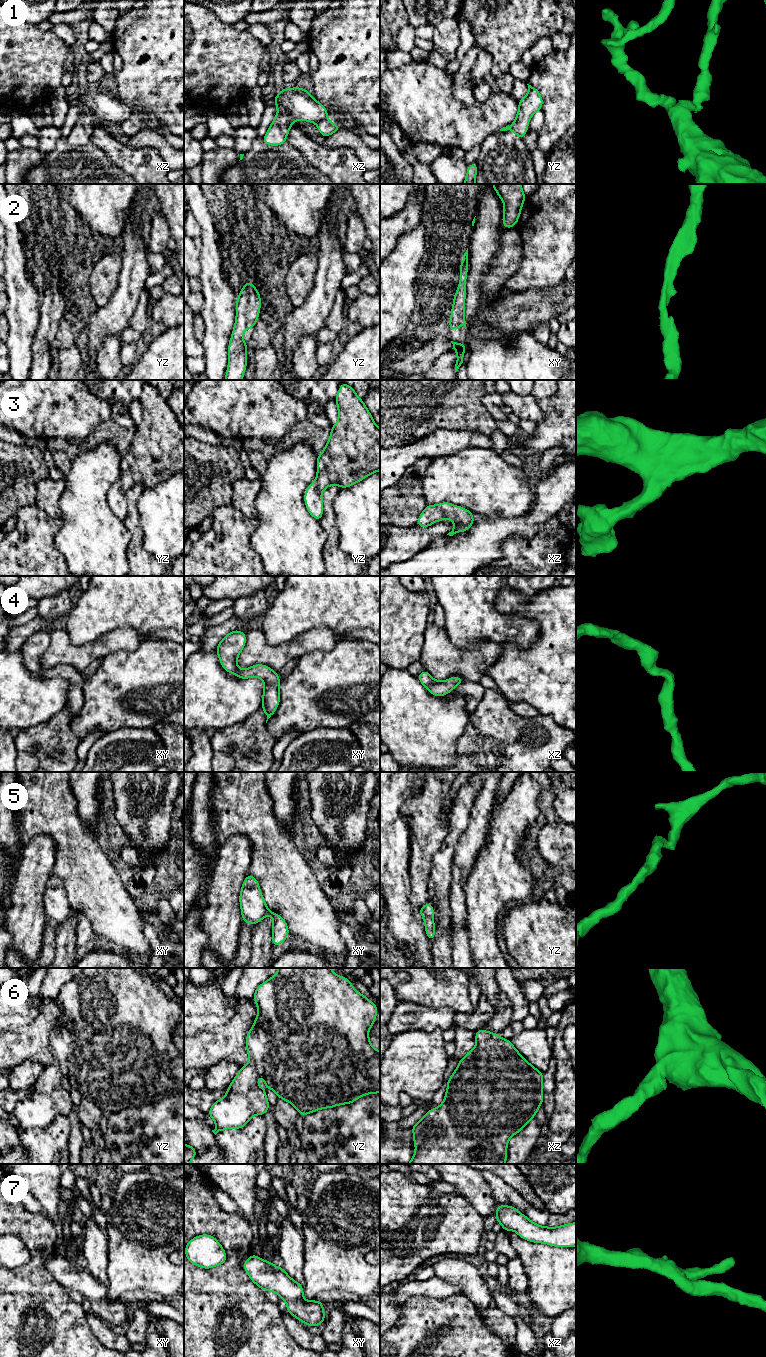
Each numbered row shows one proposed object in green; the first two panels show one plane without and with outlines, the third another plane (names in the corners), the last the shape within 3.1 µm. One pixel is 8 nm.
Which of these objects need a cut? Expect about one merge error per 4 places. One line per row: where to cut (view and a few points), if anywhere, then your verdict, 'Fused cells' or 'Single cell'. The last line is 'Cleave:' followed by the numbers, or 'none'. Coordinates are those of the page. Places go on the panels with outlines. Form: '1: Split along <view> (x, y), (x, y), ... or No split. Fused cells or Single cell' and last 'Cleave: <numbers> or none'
1: Split along xz (325, 117), (316, 123). Fused cells
2: No split. Single cell
3: No split. Single cell
4: No split. Single cell
5: No split. Single cell
6: No split. Single cell
7: No split. Single cell
Cleave: 1

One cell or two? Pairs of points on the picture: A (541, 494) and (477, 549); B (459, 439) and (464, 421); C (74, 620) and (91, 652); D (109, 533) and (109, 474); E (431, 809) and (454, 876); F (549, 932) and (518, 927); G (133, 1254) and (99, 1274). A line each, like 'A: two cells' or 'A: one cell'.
A: one cell
B: two cells
C: two cells
D: one cell
E: two cells
F: one cell
G: two cells

